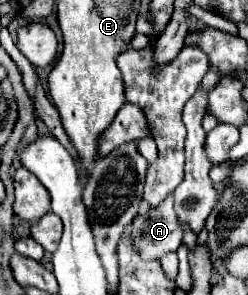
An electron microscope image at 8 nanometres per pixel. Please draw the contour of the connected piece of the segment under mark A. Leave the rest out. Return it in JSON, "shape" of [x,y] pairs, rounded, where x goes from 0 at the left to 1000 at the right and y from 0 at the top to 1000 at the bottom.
{"shape":[[[839,234],[831,261],[815,268],[815,315],[782,315],[742,369],[734,369],[734,410],[758,437],[758,464],[750,464],[750,600],[742,614],[718,627],[718,641],[702,641],[702,654],[677,668],[677,688],[653,688],[637,702],[613,702],[589,729],[556,722],[540,736],[540,756],[524,763],[524,776],[508,783],[508,797],[540,803],[540,837],[573,858],[573,878],[629,878],[645,885],[653,864],[685,858],[685,851],[718,851],[718,837],[734,831],[734,797],[742,797],[742,769],[758,769],[774,790],[806,790],[823,776],[823,749],[847,729],[863,688],[879,681],[879,661],[855,634],[855,614],[839,600],[847,580],[847,546],[823,519],[823,437],[815,437],[815,397],[831,390],[831,315],[847,302],[863,302],[863,288],[879,288],[879,247],[863,247],[863,234]]]}

